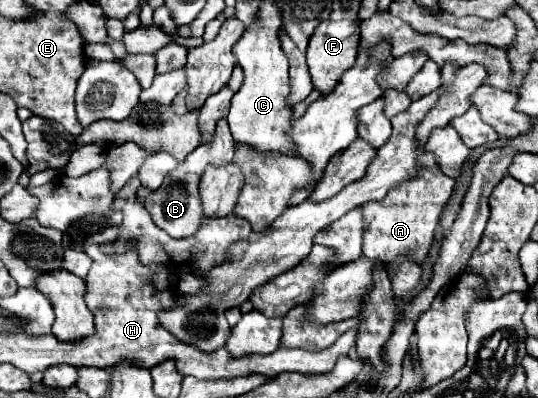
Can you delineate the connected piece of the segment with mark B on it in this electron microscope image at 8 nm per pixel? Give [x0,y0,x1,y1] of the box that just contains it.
[144,119,234,239]

